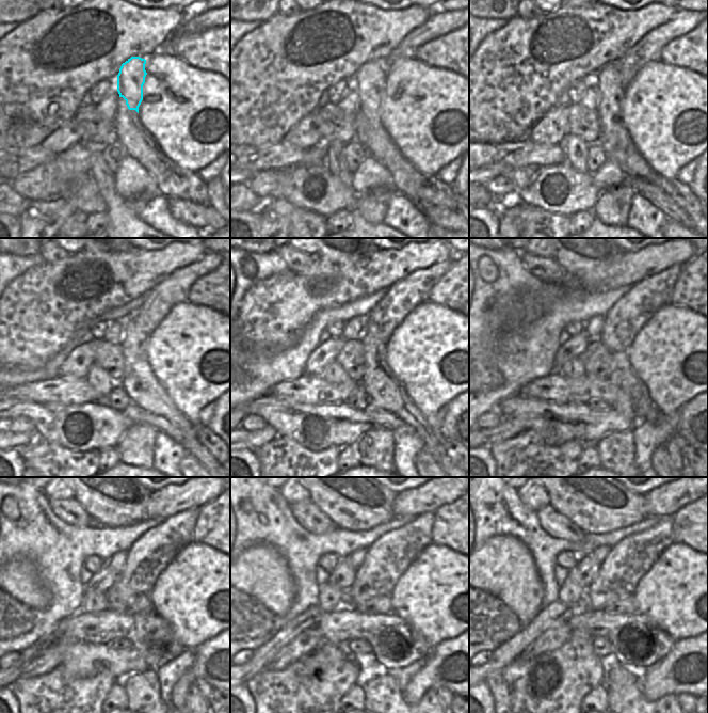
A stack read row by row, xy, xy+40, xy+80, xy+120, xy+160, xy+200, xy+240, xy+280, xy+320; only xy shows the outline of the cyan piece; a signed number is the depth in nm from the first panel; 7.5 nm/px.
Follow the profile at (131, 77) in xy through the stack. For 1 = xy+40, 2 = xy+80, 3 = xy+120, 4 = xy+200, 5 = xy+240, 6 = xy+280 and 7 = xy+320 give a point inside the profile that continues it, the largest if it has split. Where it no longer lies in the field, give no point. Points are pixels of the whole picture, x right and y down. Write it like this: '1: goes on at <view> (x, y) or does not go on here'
1: goes on at xy+40 (370, 80)
2: goes on at xy+80 (614, 139)
3: goes on at xy+120 (139, 381)
4: goes on at xy+200 (623, 376)
5: goes on at xy+240 (143, 688)
6: goes on at xy+280 (382, 693)
7: goes on at xy+320 (617, 694)

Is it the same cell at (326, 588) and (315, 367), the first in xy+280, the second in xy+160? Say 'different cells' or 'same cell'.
different cells

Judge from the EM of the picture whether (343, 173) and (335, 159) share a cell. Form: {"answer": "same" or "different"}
{"answer": "same"}

